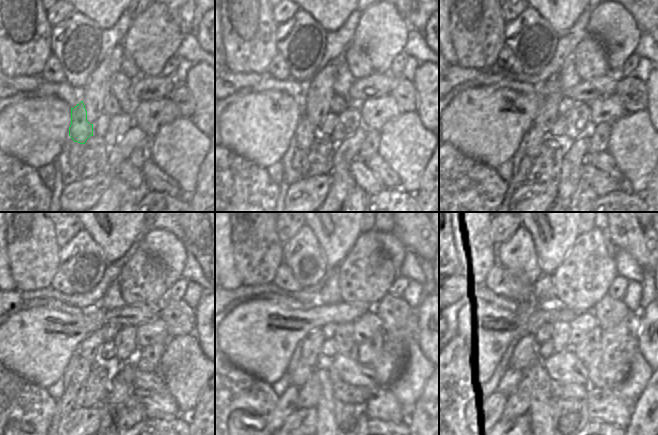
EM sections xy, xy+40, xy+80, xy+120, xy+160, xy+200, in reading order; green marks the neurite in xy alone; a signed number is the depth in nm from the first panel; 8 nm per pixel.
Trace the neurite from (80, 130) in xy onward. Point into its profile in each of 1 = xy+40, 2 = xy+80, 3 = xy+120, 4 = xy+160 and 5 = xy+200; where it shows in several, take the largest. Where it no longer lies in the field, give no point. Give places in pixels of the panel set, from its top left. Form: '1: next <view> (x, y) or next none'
1: next xy+40 (305, 133)
2: next xy+80 (532, 136)
3: next xy+120 (83, 368)
4: next xy+160 (304, 371)
5: next xy+200 (513, 376)

